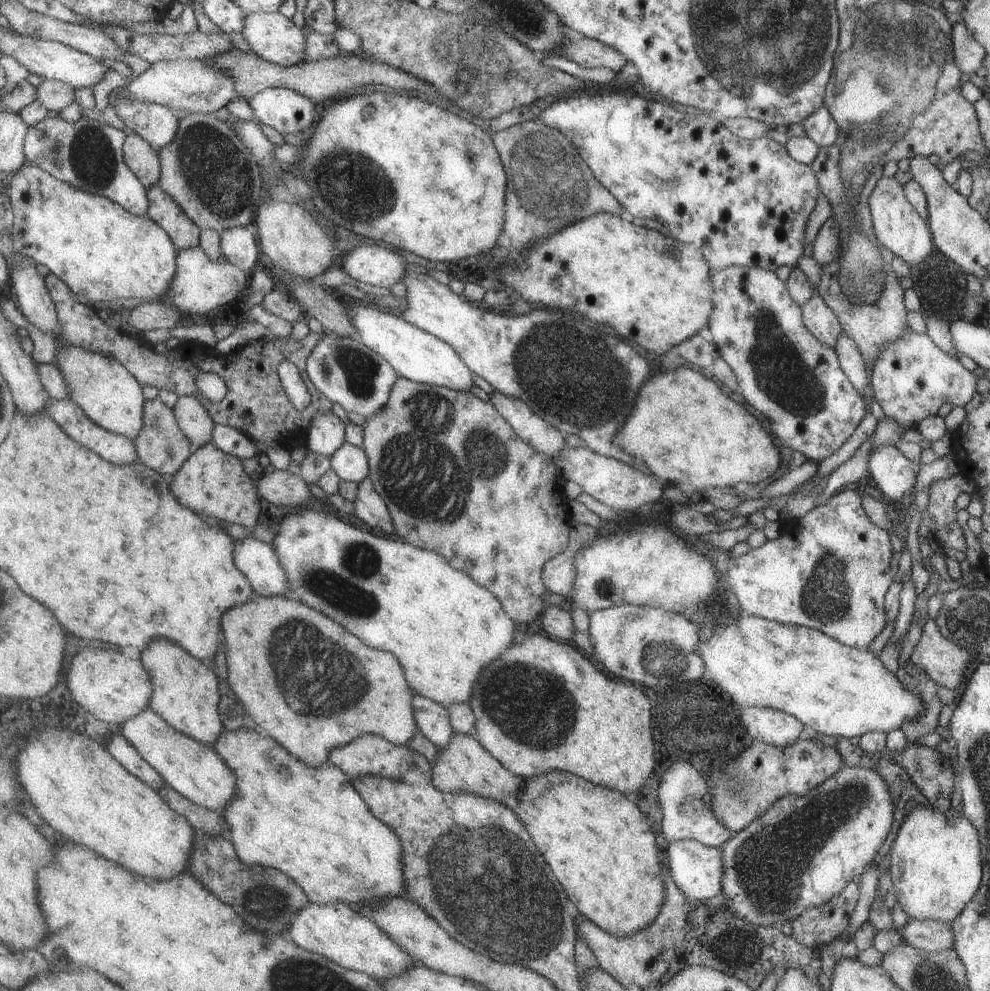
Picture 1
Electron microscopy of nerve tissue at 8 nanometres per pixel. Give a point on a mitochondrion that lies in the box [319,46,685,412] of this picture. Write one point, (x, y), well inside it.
(551, 187)

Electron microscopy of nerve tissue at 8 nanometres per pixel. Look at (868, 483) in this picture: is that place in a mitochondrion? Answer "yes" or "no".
no

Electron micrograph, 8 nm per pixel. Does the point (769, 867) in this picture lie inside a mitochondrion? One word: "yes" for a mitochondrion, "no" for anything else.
yes

